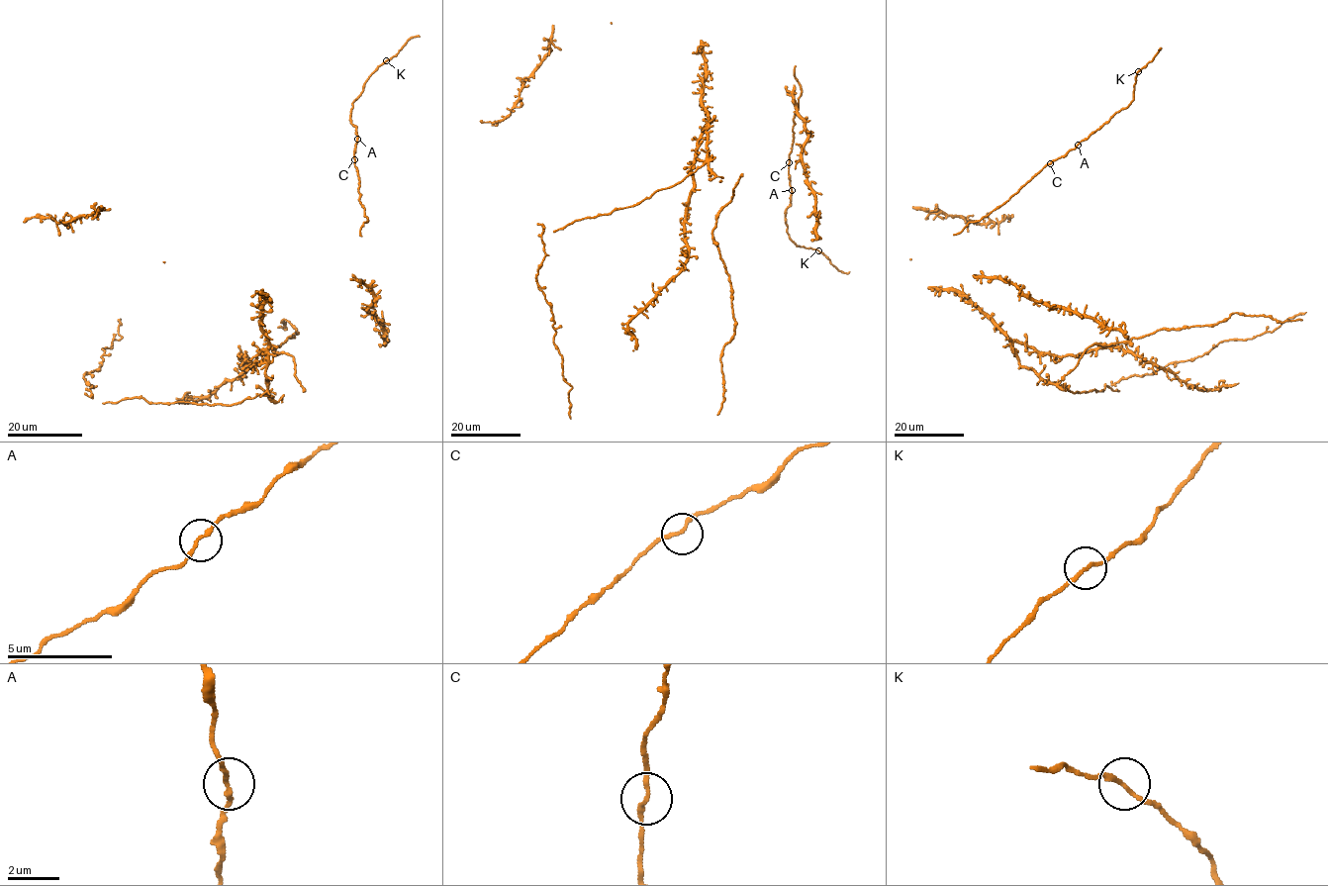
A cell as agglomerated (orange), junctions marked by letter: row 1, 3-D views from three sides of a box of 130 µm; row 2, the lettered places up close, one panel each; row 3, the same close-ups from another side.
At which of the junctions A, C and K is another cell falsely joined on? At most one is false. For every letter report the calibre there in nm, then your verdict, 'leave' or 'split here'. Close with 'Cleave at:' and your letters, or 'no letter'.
A: 180 nm | leave
C: 170 nm | leave
K: 170 nm | leave
Cleave at: no letter

